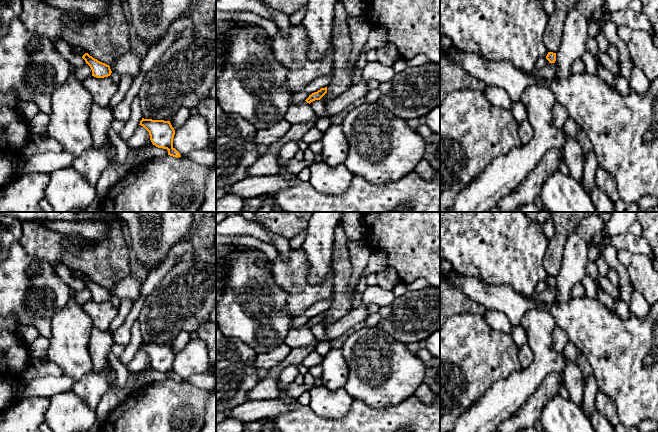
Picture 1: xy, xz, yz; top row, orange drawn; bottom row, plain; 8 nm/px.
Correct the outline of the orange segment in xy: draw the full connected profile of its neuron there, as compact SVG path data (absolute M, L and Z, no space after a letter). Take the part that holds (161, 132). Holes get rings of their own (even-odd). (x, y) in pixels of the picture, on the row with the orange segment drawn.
M142 118L139 125L143 126L149 132L153 145L158 148L167 149L170 156L181 157L180 153L173 147L175 130L170 121Z

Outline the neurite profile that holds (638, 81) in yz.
M634 66L629 79L630 88L638 94L644 94L650 84L645 73L637 66Z

